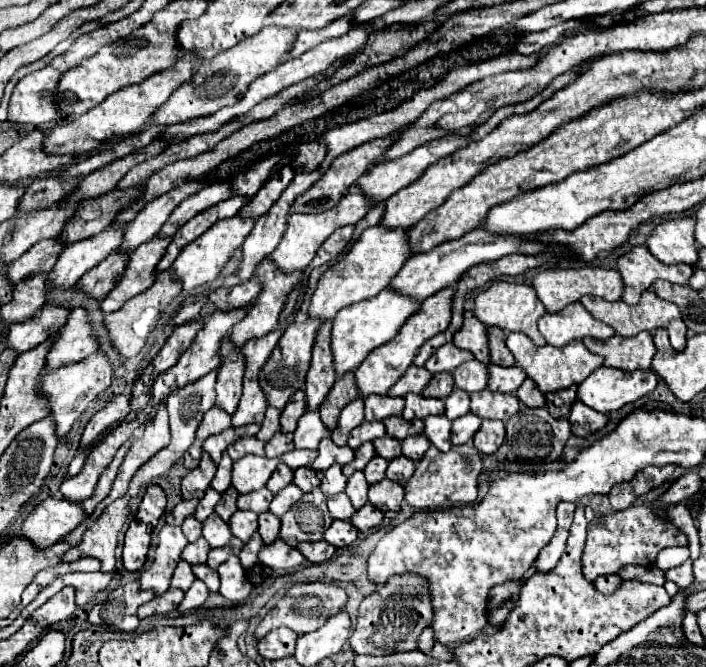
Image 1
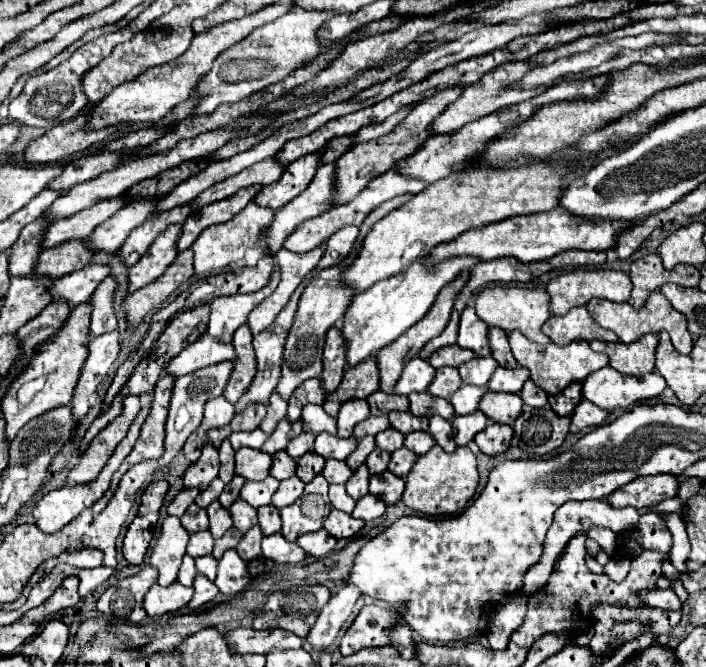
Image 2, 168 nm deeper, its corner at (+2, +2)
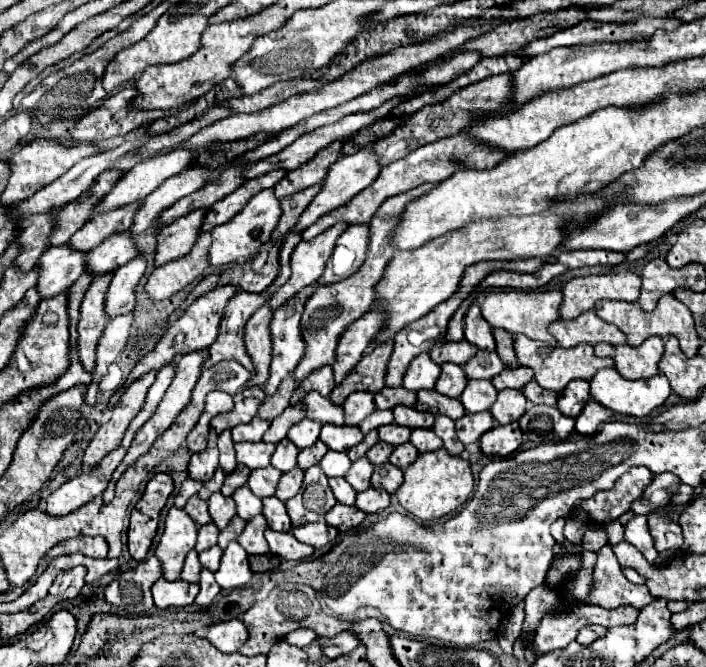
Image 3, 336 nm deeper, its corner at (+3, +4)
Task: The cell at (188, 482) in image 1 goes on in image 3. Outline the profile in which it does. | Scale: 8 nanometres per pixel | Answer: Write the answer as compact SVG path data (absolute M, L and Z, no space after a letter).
M215 430L209 432L209 440L207 440L207 448L199 454L193 454L191 460L189 460L189 468L187 468L187 474L191 480L201 480L201 482L207 482L213 478L213 472L217 470L219 462L217 462L217 434Z

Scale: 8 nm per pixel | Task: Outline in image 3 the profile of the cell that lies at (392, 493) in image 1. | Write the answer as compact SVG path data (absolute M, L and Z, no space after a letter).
M389 462L383 466L377 466L371 476L371 486L377 490L385 490L389 494L393 494L401 486L401 482L403 482L403 472Z

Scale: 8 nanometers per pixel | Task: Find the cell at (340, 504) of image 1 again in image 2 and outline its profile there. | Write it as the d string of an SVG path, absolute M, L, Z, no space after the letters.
M332 484L330 486L330 502L332 502L332 506L336 508L336 510L342 510L342 512L346 512L346 514L352 514L352 510L354 510L354 500L348 496L348 492L346 492L346 488L342 486L342 484Z

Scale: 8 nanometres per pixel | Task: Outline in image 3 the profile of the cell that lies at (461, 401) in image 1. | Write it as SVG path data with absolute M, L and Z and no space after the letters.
M469 380L461 394L461 404L467 412L485 412L495 402L497 390L491 380Z

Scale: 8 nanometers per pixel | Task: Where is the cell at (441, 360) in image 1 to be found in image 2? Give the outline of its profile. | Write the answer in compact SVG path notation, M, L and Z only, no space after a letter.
M452 344L452 346L446 346L446 348L436 350L436 352L430 356L430 360L434 360L434 362L430 362L430 364L432 364L434 368L442 368L442 366L454 366L454 368L458 368L460 364L464 364L464 362L468 362L468 360L472 360L472 358L476 358L476 356L472 354L472 350L460 348L458 344Z

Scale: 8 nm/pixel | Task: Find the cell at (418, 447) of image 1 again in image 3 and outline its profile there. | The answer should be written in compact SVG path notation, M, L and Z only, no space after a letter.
M415 428L415 430L411 430L409 442L411 442L419 452L437 450L437 448L443 446L441 438L439 438L431 428Z

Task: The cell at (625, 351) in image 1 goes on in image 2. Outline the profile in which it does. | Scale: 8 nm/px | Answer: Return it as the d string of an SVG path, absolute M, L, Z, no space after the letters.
M646 334L632 344L610 342L606 344L606 354L610 356L610 366L626 376L642 376L654 372L654 354L658 346L656 334Z

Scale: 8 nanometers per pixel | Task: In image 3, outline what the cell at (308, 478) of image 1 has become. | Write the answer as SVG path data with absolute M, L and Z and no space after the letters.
M317 440L311 448L305 448L305 450L299 452L299 468L301 468L301 470L307 470L307 468L319 464L319 460L321 460L325 454L327 454L327 446Z

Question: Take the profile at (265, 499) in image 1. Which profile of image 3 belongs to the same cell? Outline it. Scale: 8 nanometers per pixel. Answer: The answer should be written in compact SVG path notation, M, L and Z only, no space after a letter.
M267 466L267 468L259 468L259 470L251 470L247 486L259 498L275 496L275 488L277 488L279 478L281 478L281 472L273 466Z

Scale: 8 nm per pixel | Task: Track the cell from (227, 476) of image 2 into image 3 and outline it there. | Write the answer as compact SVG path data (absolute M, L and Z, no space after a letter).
M223 430L219 434L219 468L223 468L225 474L231 474L235 470L237 462L235 462L235 450L233 450L233 440L231 440L231 432Z

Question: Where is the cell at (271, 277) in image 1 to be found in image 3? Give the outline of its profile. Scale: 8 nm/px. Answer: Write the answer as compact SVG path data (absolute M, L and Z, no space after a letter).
M335 224L327 232L319 234L315 240L299 242L291 254L291 278L287 284L283 284L271 300L267 300L267 306L271 310L279 308L283 302L287 302L295 292L301 288L315 284L317 278L323 274L323 268L327 260L331 258L331 252L335 248L335 240L343 234L347 224Z

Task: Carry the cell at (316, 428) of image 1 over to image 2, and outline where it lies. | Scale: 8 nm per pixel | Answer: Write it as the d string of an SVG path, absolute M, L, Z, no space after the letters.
M306 406L302 412L302 422L304 422L306 432L336 434L336 418L326 414L326 410L322 406Z

